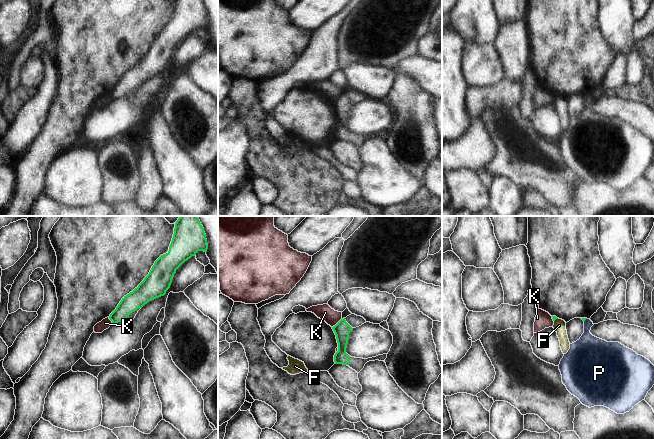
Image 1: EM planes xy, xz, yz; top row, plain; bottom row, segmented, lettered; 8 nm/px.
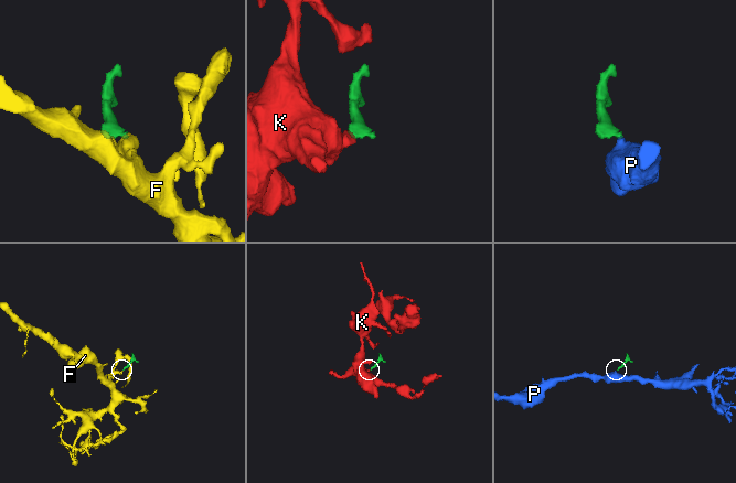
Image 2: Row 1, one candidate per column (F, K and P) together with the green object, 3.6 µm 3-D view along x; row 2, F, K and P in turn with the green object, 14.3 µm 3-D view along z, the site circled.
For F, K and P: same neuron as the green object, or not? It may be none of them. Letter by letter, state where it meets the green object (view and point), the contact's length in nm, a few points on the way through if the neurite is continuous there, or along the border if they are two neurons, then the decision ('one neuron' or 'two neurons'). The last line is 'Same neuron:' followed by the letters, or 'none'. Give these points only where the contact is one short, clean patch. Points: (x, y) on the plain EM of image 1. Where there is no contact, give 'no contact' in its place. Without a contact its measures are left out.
F: yz (555, 95) | 40 nm | along yz (557, 94), (554, 97) | two neurons
K: xz (337, 99) | 110 nm | along xz (341, 94), (332, 103) | two neurons
P: yz (585, 95) | 40 nm | along yz (586, 94), (584, 97) | two neurons
Same neuron: none

